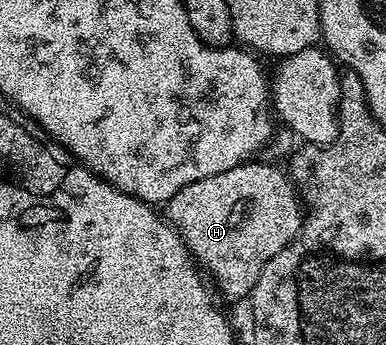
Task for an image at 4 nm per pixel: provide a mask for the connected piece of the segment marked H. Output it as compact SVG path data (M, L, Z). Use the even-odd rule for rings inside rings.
M245 162L230 170L222 170L222 174L210 174L210 178L190 182L190 186L182 186L182 190L178 190L166 205L166 219L183 238L192 259L207 273L211 283L217 284L219 295L229 296L232 300L251 297L258 274L262 274L262 266L266 266L278 250L299 237L306 215L291 175L272 164L256 163Z

